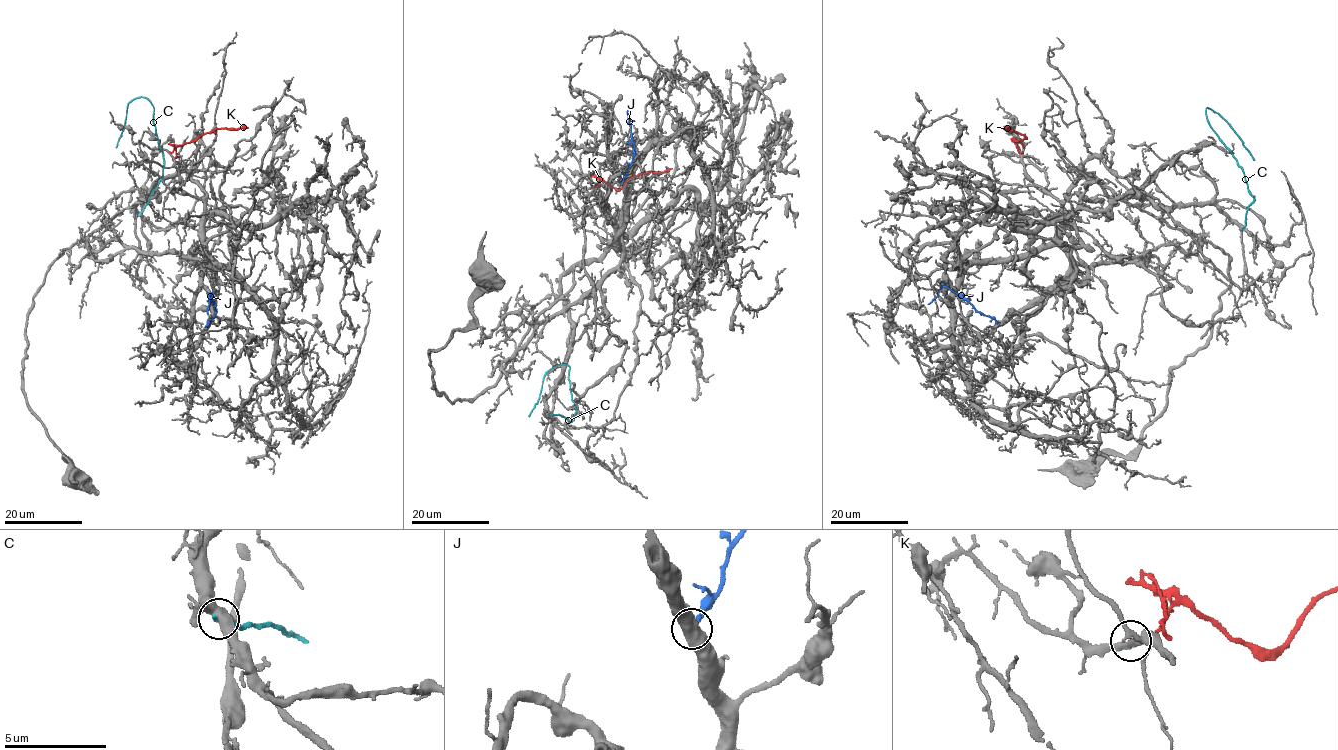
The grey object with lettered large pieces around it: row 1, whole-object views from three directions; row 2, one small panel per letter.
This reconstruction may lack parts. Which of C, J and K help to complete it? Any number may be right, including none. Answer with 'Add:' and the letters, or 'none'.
Add: K

